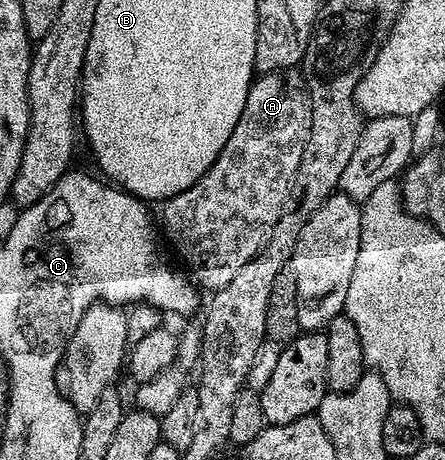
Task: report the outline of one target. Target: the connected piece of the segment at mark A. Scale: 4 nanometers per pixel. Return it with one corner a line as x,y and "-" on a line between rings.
301,70
259,74
251,82
244,113
240,113
240,121
236,121
236,129
232,129
232,137
228,137
228,145
224,145
220,157
216,157
200,181
161,204
160,227
165,242
167,239
174,246
175,253
186,262
185,270
199,288
207,287
207,292
213,293
228,285
228,281
232,281
232,277
236,277
236,273
240,273
240,269
244,269
244,265
248,265
248,261
252,261
266,244
276,221
280,221
280,213
296,177
296,169
300,169
300,157
304,157
304,145
308,145
311,129
312,105
306,76

